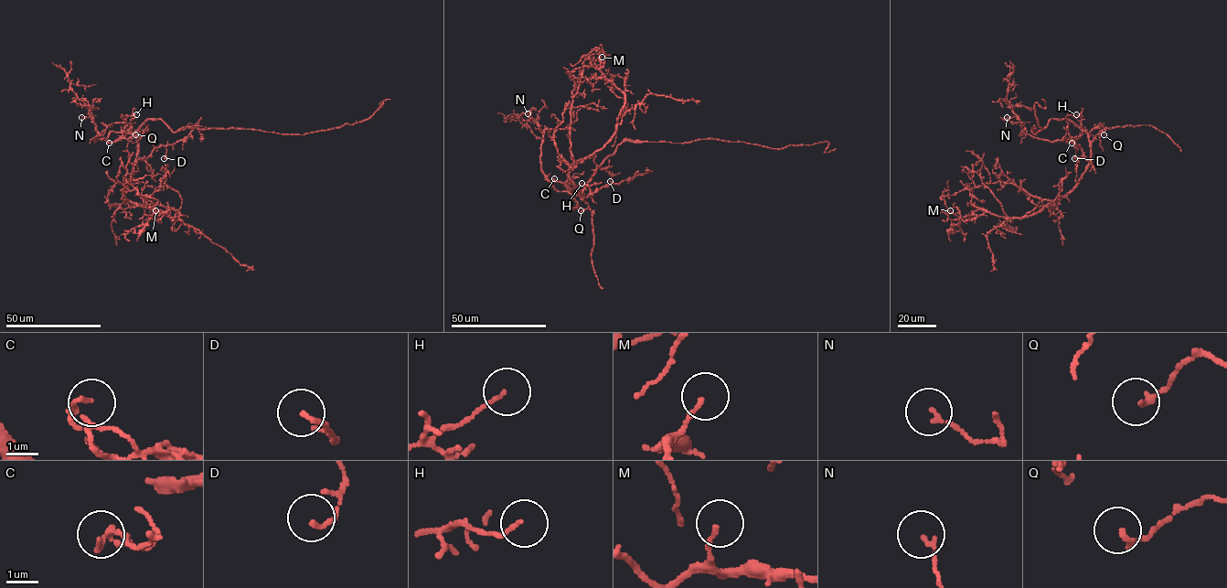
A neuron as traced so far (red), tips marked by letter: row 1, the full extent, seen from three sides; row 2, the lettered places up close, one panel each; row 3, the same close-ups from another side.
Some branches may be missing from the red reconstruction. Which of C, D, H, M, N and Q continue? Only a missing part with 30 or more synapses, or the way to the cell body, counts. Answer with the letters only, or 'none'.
none

